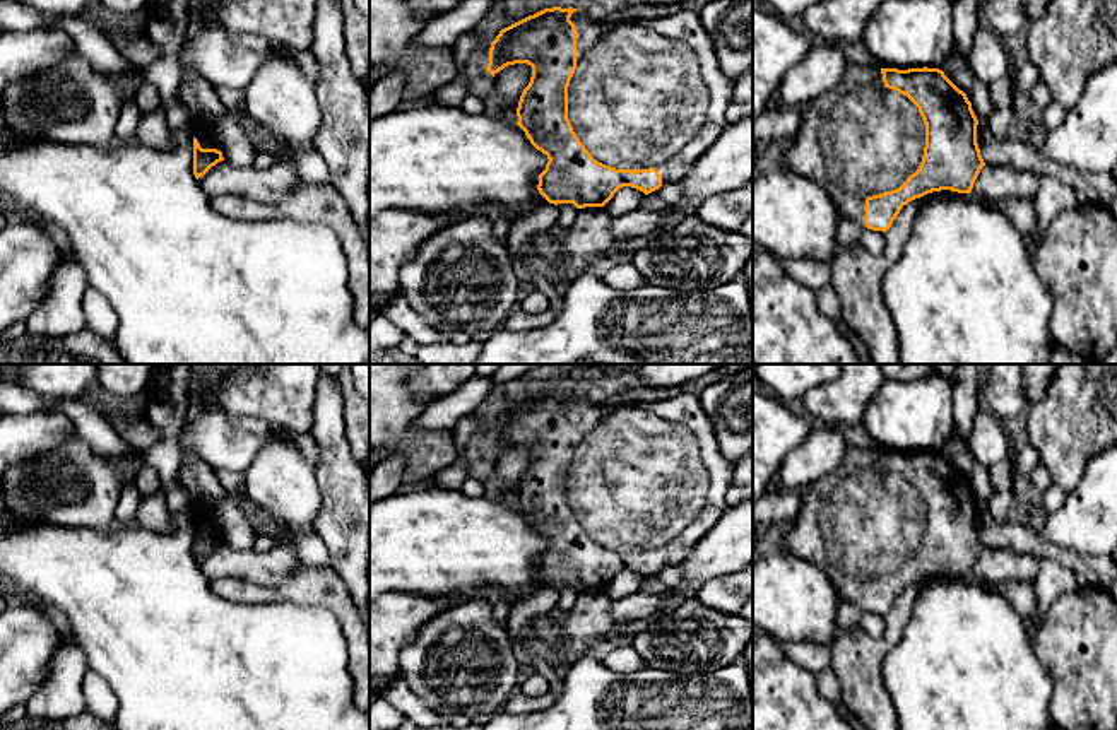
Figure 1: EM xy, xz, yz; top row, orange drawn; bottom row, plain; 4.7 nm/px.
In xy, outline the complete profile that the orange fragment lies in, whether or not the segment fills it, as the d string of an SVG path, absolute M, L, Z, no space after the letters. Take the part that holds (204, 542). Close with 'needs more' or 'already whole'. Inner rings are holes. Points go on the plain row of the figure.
M193 520L193 557L198 562L212 549L224 544L222 535L217 532L202 532L198 523Z; already whole

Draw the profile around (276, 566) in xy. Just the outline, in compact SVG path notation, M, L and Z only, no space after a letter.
M228 544L212 549L198 561L198 569L209 581L238 578L257 585L277 586L287 583L296 571L304 568L291 545L275 545L267 552L236 550Z

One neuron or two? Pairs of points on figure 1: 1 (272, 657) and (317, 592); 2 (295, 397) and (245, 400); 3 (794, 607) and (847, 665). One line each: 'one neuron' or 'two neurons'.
1: two neurons
2: one neuron
3: two neurons

